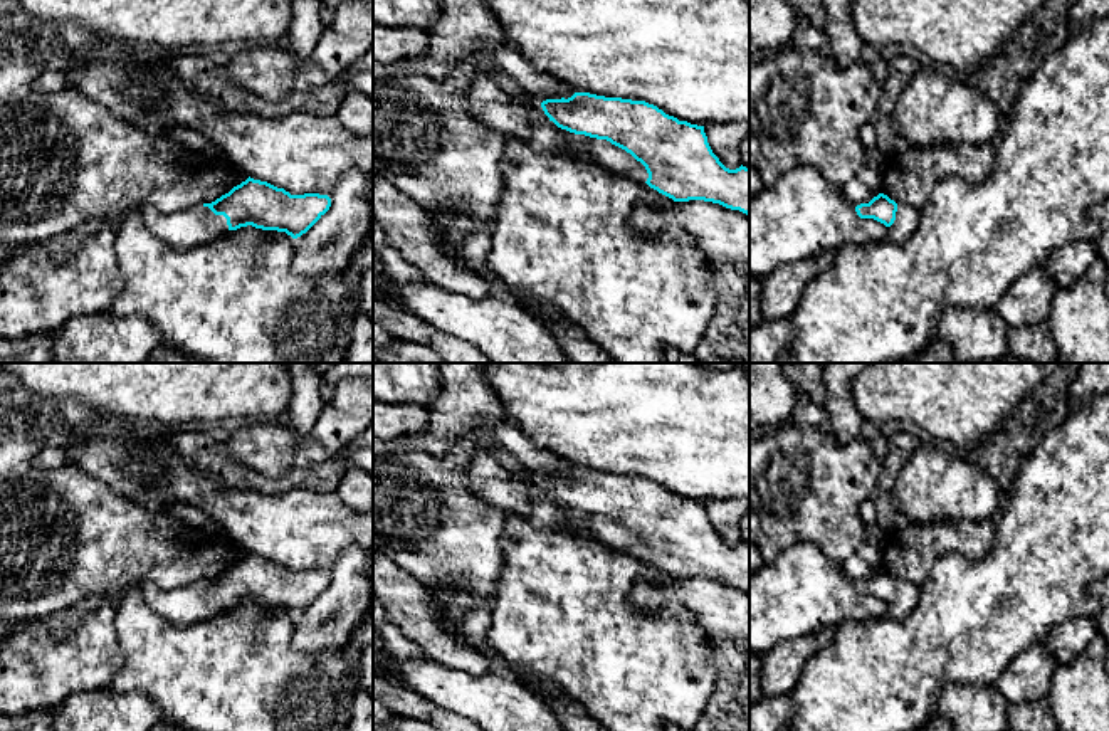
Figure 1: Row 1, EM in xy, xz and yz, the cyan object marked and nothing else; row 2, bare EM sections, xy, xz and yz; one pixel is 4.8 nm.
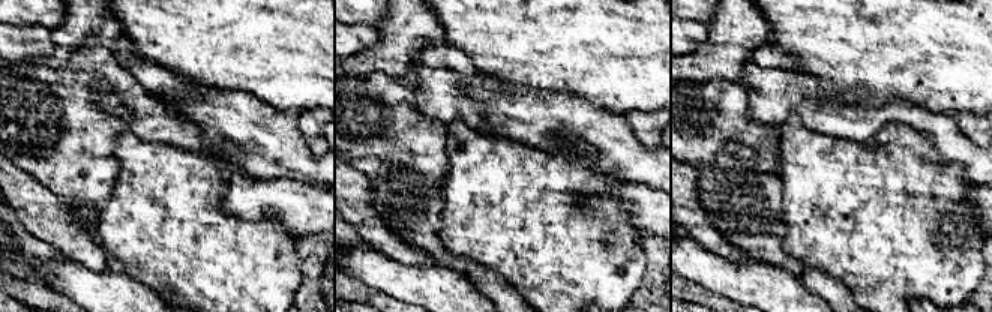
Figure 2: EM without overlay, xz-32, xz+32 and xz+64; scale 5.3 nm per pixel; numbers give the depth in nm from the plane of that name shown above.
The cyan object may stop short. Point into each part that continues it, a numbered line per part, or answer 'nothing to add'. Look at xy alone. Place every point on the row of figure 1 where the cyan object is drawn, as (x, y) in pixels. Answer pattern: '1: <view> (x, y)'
1: xy (190, 227)

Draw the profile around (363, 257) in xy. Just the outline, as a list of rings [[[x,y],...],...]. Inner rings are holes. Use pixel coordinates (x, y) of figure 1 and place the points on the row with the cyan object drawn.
[[[373,222],[366,227],[365,239],[360,249],[355,252],[351,262],[343,271],[343,282],[350,289],[350,299],[358,306],[360,313],[360,296],[358,281],[363,269],[373,267]]]

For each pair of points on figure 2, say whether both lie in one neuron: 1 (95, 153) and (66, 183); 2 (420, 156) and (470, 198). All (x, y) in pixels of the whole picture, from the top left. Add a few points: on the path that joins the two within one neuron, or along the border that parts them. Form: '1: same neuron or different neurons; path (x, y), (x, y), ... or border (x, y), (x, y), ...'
1: same neuron; path (87, 161), (72, 176)
2: different neurons; border (446, 141), (447, 173), (443, 185)

